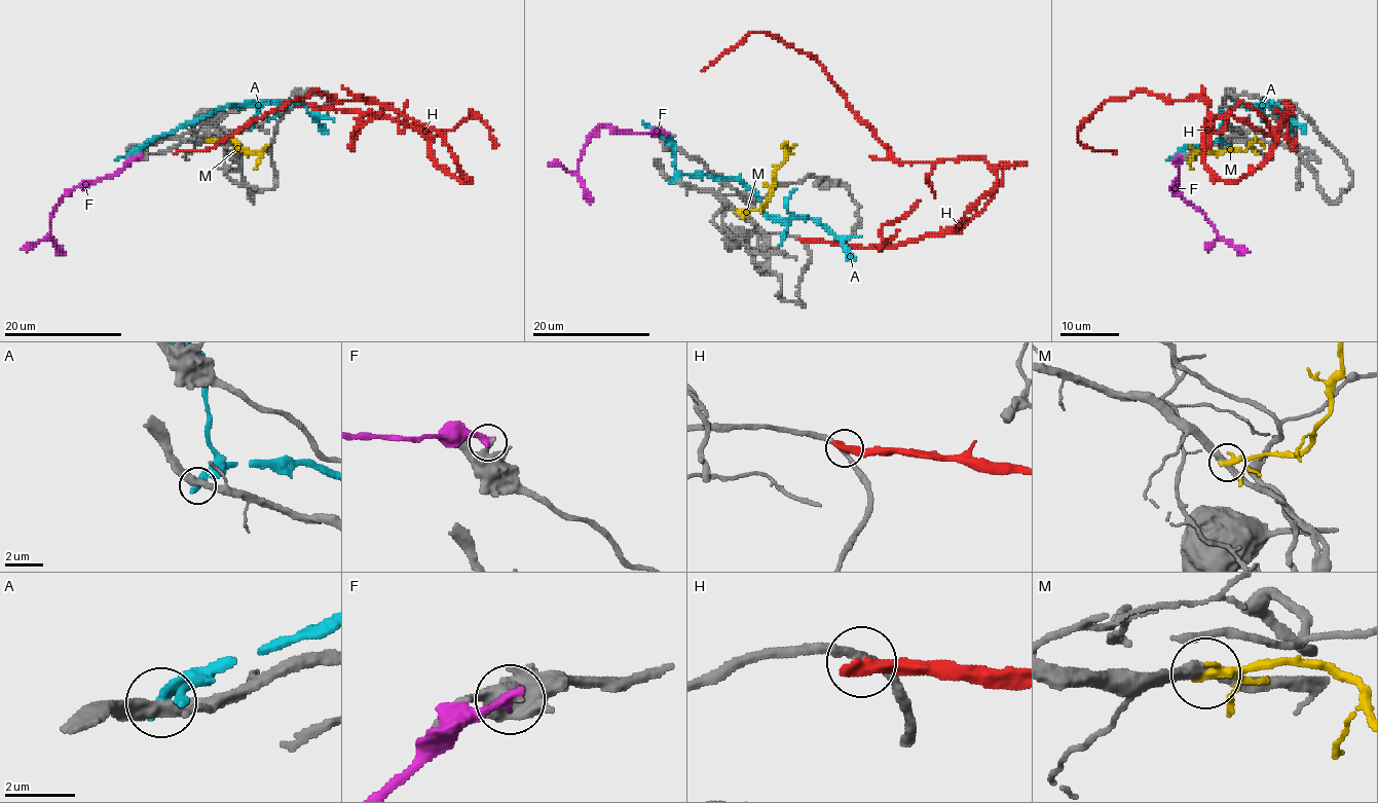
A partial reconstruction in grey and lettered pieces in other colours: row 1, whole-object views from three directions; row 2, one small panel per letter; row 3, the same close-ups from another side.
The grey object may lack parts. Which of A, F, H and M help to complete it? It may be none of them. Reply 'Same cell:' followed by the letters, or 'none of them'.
Same cell: none of them

